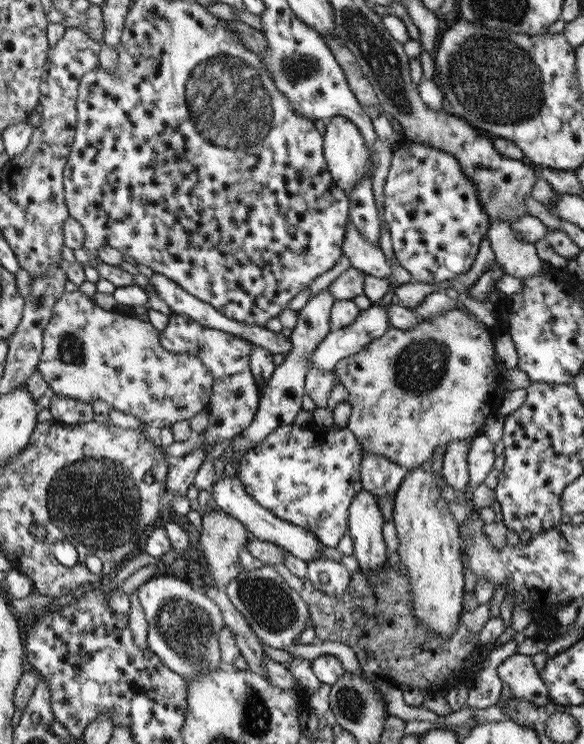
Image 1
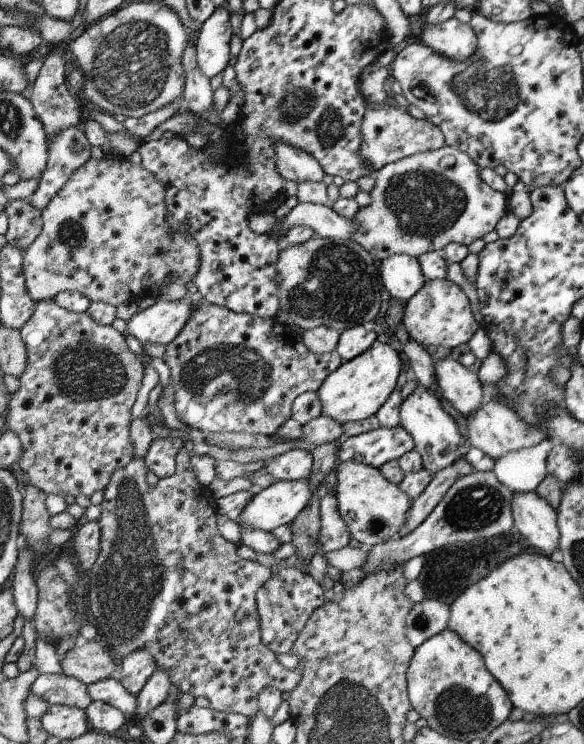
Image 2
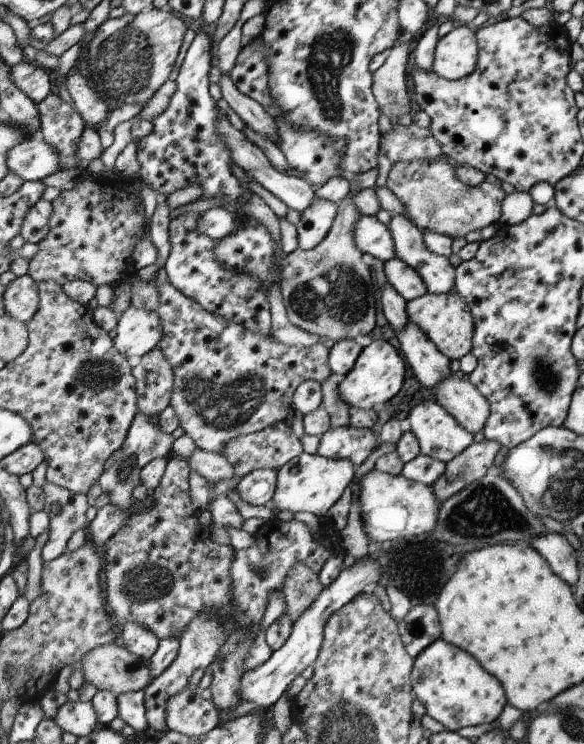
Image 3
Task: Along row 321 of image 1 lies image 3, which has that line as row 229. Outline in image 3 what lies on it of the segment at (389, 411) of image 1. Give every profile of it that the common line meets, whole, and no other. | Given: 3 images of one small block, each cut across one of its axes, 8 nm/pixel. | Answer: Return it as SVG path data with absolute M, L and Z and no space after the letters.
M441 156L434 160L396 162L391 168L385 186L406 208L405 217L422 232L437 232L453 240L464 238L468 232L494 224L501 215L501 204L507 195L501 183L484 181L476 186L462 184L453 172L453 164Z

